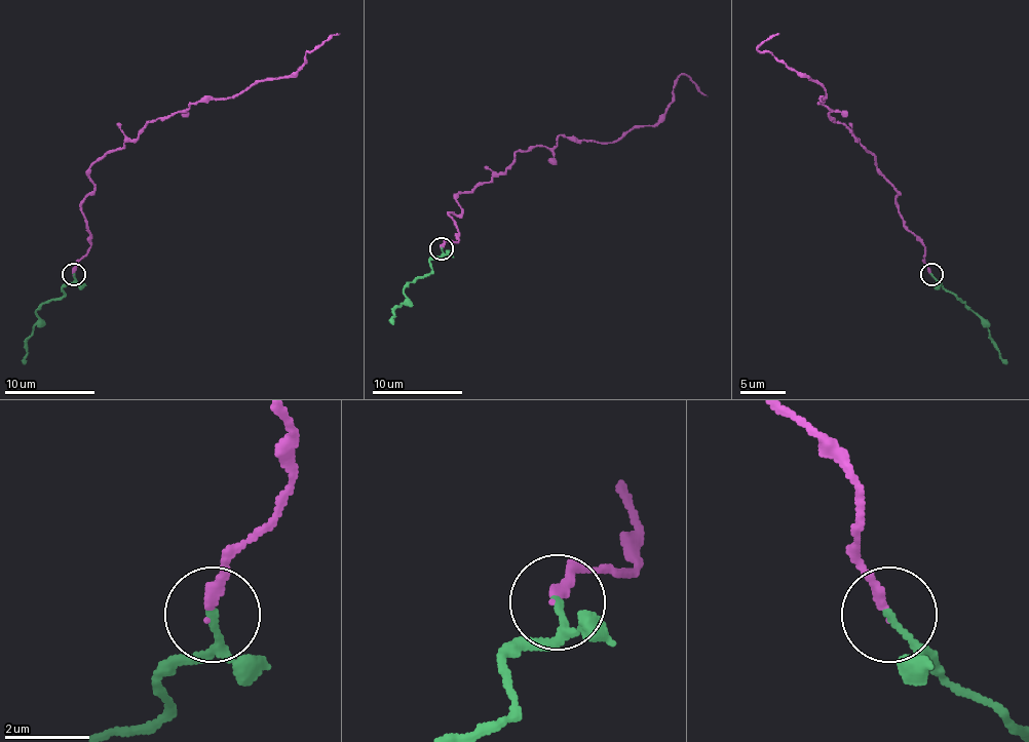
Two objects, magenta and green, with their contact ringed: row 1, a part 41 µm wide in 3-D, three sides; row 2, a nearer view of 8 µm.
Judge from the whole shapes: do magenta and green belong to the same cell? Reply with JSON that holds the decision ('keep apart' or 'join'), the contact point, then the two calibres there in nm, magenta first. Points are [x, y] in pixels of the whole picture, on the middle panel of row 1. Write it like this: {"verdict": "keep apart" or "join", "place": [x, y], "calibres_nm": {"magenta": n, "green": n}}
{"verdict": "join", "place": [442, 248], "calibres_nm": {"magenta": 240, "green": 160}}

